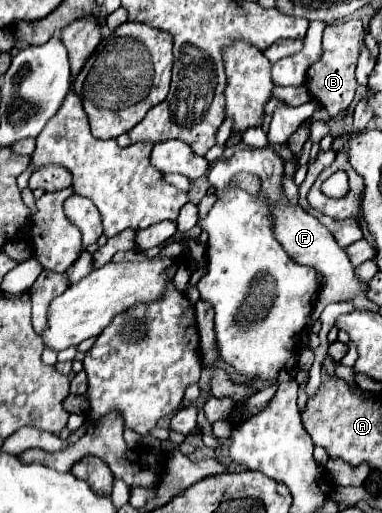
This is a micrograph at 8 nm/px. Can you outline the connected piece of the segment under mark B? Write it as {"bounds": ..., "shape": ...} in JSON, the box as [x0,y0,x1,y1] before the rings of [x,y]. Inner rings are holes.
{"bounds":[306,20,364,118],"shape":[[[346,20],[326,26],[324,30],[324,56],[310,66],[306,86],[310,90],[310,96],[314,100],[320,100],[330,118],[340,116],[354,100],[357,81],[355,77],[356,62],[360,56],[360,50],[364,46],[364,26],[362,20]]]}

